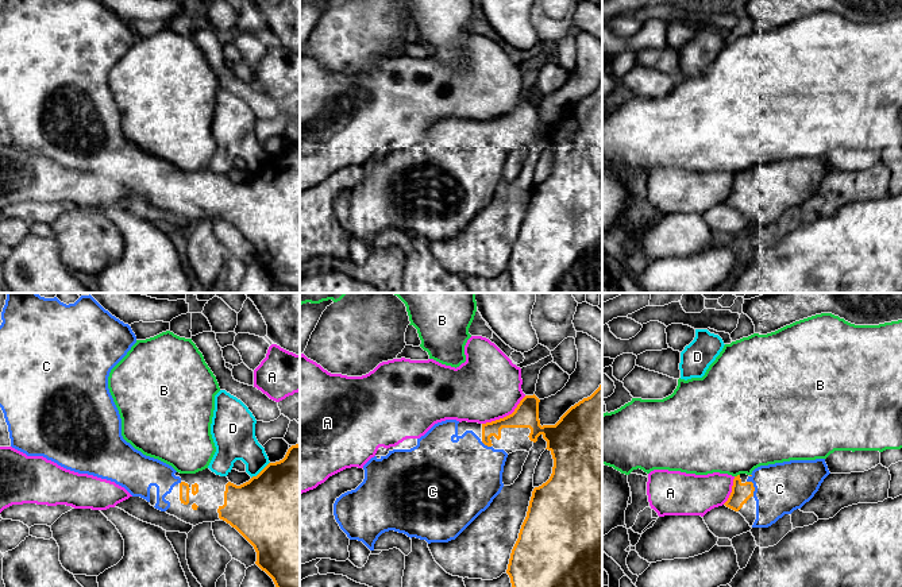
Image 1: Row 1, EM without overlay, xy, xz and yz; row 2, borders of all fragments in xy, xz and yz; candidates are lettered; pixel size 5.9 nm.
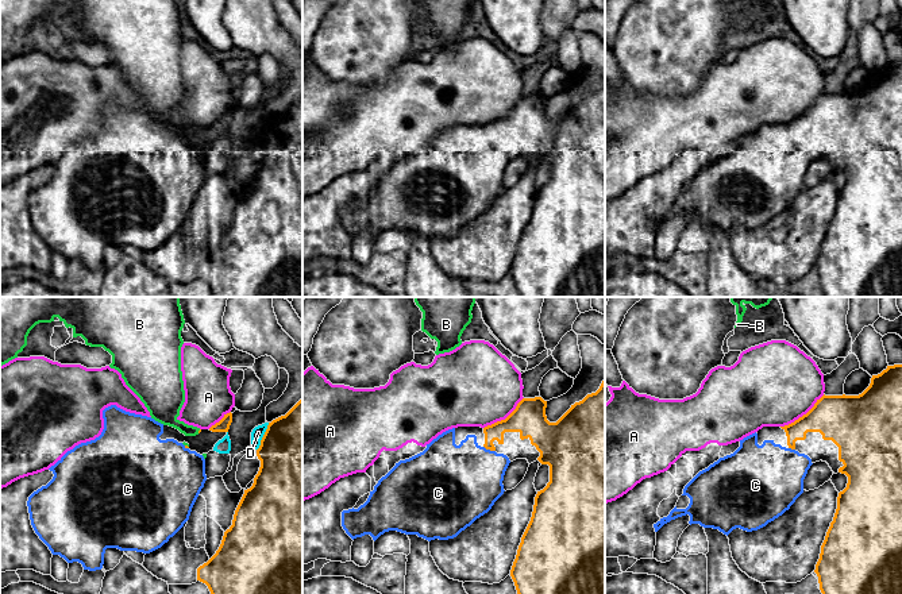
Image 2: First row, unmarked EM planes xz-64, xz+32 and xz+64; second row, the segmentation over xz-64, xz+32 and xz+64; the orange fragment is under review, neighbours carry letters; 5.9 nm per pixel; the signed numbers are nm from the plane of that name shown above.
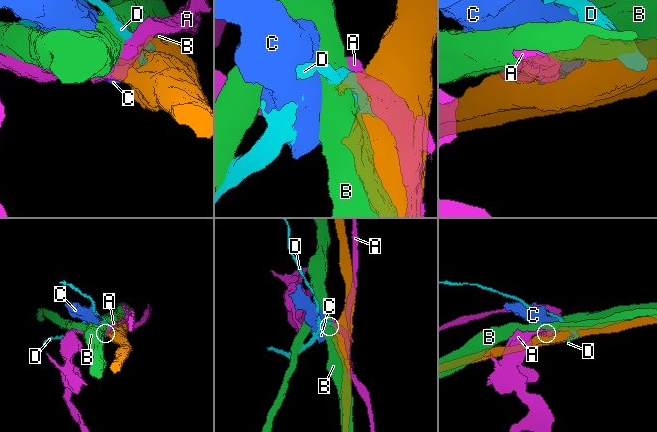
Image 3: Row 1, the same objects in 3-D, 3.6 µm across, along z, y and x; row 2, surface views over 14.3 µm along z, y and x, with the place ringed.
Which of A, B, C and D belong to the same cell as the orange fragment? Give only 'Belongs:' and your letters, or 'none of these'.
Belongs: C

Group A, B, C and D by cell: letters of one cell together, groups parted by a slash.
A / B / C / D

